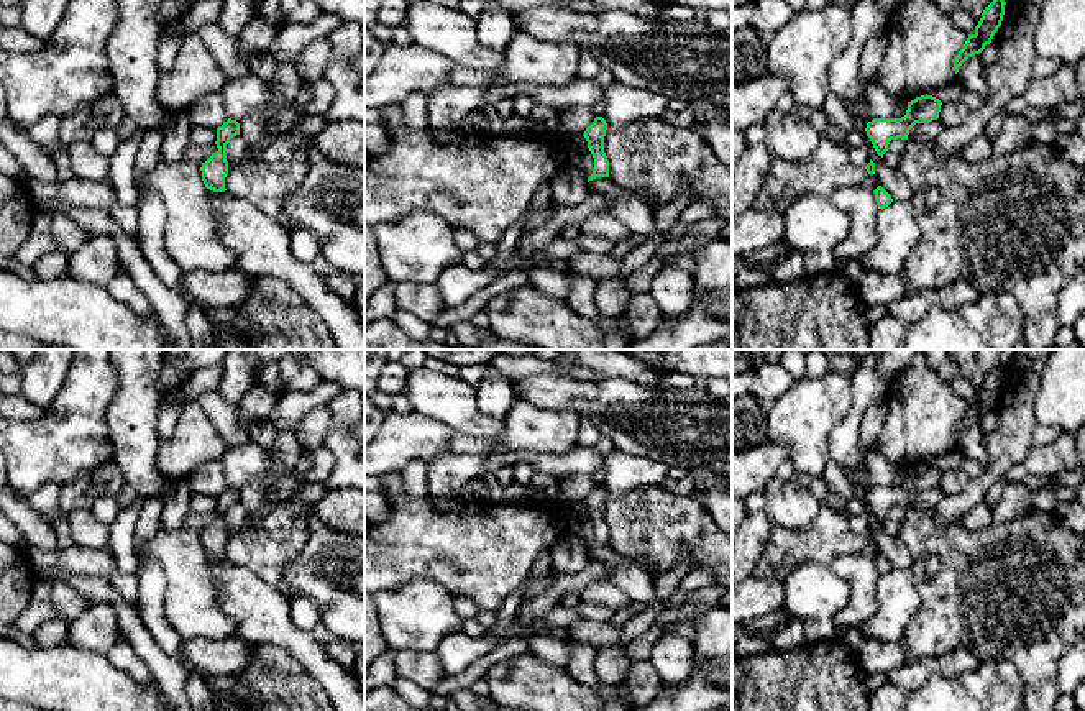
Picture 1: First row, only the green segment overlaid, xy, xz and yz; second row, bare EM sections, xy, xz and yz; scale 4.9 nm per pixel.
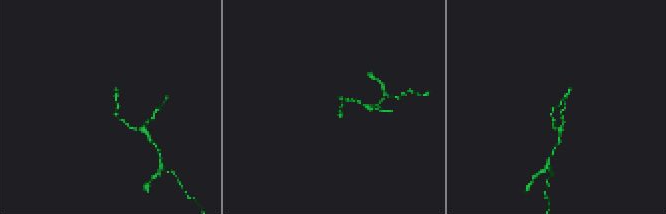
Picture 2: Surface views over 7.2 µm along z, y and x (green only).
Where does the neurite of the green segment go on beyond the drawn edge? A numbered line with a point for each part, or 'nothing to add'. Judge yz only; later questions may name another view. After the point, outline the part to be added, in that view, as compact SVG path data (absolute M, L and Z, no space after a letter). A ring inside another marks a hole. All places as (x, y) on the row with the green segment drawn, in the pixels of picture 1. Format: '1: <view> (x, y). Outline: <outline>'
nothing to add

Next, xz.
nothing to add

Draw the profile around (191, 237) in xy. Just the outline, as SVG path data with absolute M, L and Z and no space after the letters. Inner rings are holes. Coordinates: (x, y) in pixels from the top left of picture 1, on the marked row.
M161 161L136 176L138 197L156 192L166 209L164 248L184 271L223 273L236 266L236 258L218 238L217 217L207 200L202 163Z

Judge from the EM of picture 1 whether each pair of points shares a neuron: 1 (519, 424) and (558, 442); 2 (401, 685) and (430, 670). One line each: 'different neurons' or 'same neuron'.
1: same neuron
2: different neurons

